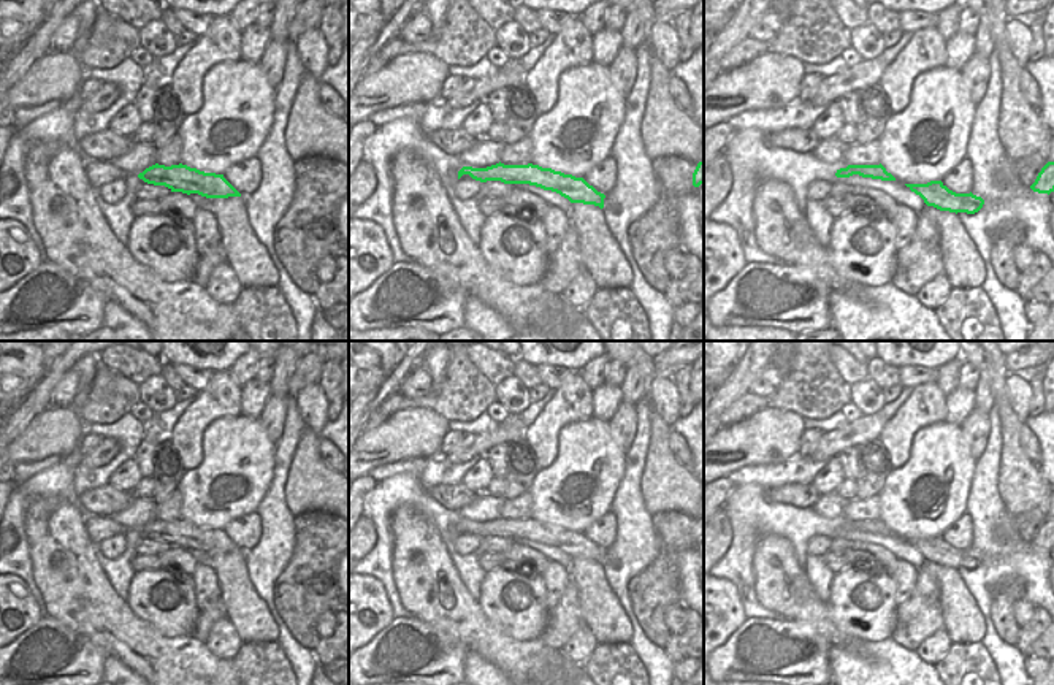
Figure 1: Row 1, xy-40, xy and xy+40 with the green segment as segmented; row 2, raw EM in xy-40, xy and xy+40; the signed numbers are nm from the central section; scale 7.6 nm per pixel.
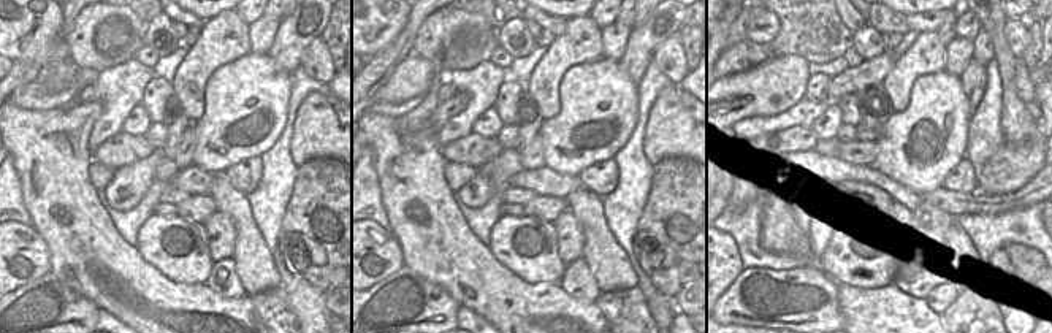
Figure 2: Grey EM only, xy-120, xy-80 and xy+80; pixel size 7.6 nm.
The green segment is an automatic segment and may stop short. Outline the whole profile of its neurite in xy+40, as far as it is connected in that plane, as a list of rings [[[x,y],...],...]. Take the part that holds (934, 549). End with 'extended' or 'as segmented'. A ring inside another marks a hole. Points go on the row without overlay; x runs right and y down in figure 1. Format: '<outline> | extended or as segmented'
[[[930,536],[927,539],[905,539],[911,547],[919,550],[927,561],[949,568],[978,568],[984,555],[970,549],[956,549],[949,545],[941,536]]] | as segmented

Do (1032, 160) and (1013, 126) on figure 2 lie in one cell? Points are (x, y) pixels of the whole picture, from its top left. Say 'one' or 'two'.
two

